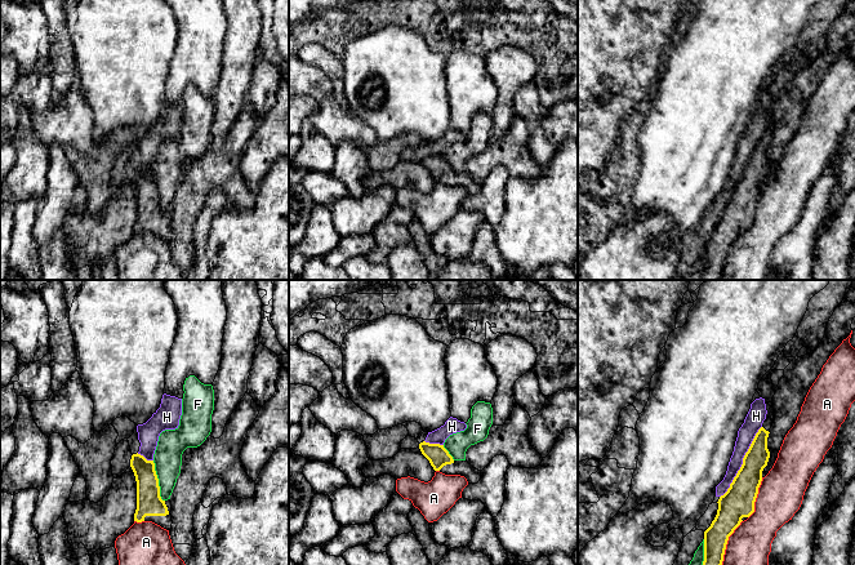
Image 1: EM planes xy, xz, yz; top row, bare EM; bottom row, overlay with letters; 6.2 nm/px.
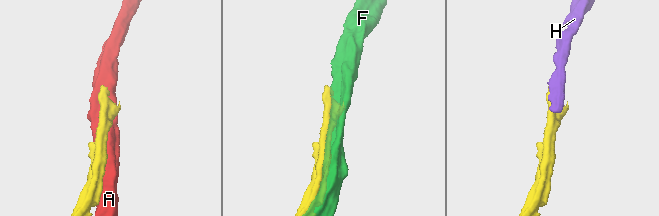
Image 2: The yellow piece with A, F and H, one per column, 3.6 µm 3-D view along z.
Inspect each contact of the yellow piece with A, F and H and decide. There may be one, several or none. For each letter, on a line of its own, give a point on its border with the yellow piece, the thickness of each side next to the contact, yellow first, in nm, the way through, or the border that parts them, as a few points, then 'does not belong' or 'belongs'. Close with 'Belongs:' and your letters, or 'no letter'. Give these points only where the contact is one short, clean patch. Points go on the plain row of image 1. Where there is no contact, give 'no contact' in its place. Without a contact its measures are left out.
A: yz (726, 254) | 190/280 nm | does not belong
F: xy (157, 192) | 160/180 nm | does not belong
H: yz (743, 173) | 190/110 nm | along yz (761, 137), (730, 198), (720, 208) | does not belong
Belongs: no letter

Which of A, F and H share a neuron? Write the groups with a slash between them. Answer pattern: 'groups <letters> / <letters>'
groups A / F / H

